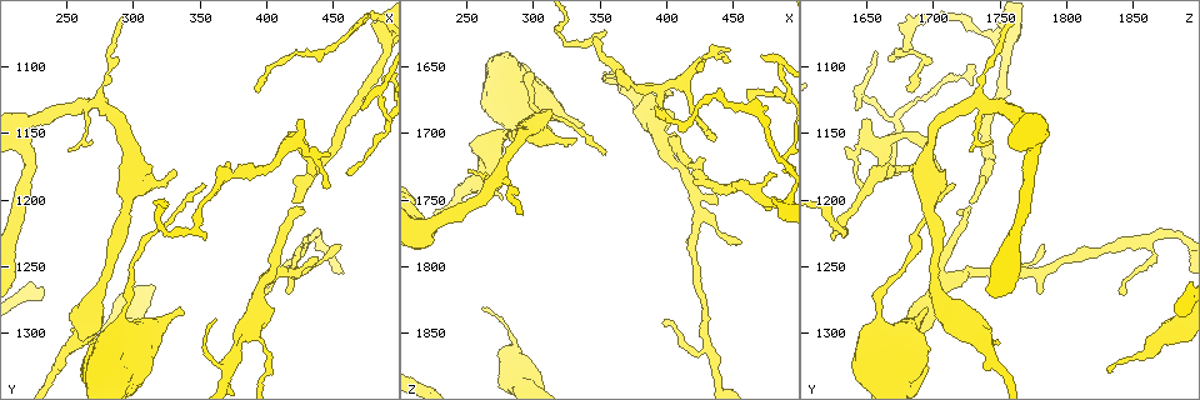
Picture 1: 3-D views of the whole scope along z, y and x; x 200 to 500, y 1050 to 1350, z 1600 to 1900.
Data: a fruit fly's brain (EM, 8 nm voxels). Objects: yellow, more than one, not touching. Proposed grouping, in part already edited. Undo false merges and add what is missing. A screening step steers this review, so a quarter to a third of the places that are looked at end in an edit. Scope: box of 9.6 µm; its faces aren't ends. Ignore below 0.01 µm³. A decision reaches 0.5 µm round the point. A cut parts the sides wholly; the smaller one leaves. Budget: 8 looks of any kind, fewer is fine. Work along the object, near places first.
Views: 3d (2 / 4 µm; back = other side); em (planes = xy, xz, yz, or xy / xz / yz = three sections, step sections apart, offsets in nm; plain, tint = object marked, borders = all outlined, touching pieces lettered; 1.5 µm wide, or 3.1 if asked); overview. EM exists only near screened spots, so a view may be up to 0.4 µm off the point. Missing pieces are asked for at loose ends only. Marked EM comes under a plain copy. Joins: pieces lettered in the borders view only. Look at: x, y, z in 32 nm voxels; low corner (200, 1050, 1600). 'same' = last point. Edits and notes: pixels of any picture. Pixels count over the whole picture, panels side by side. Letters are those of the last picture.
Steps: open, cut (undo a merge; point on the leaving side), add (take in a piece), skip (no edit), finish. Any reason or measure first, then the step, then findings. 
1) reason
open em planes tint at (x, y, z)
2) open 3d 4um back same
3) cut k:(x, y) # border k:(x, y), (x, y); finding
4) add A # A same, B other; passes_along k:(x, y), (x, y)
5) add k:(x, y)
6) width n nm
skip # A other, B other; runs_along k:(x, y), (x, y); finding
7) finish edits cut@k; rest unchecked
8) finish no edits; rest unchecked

free end
open em yz step 8 borders at (276, 1308, 1750)

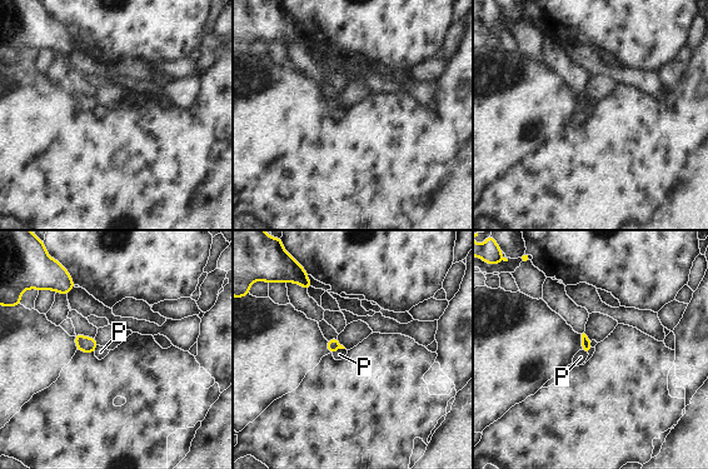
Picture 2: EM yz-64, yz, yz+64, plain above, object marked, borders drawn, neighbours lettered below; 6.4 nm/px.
another direction
open em planes borders same

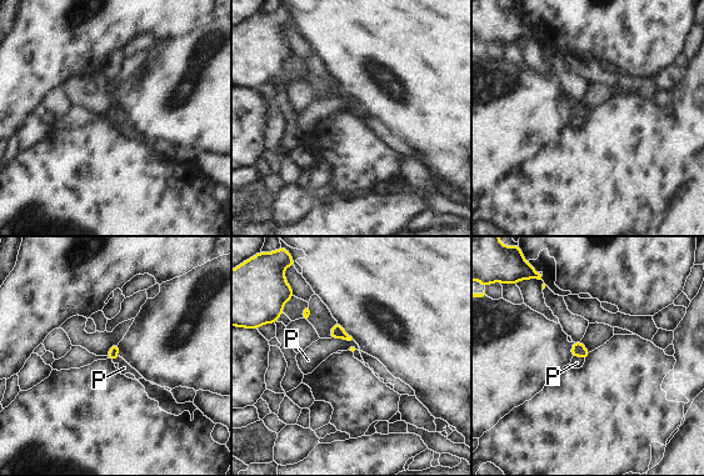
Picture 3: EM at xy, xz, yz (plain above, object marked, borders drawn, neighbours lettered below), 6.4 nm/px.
skip # P other; border 3:(330, 337), (352, 340); none of them fits

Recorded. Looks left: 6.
an open end
open 3d 2um back at (456, 1236, 1782)

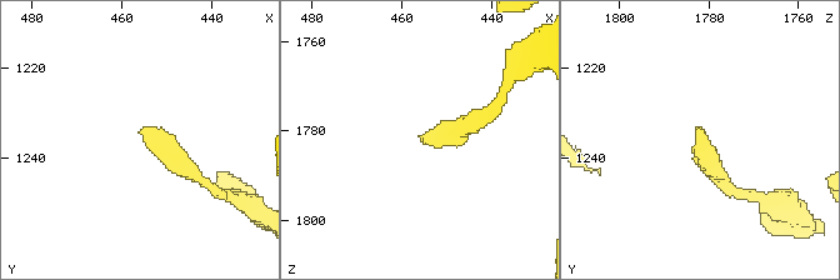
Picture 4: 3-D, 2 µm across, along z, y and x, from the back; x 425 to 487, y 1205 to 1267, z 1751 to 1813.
now the EM
open em xz step 4 tint at (456, 1233, 1782)

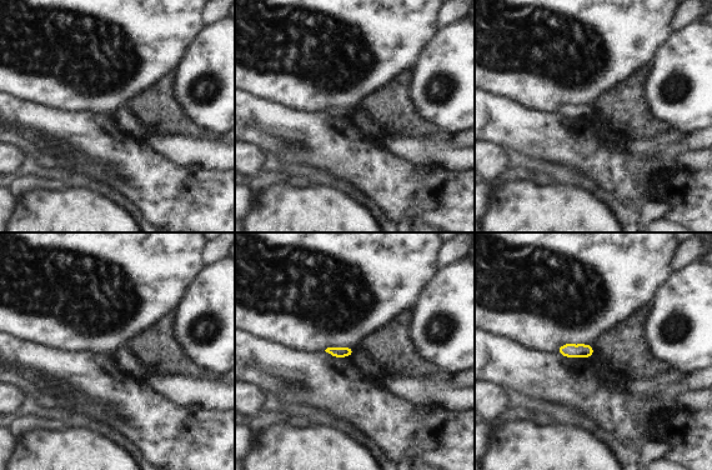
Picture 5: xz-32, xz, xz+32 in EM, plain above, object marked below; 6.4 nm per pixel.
open em planes borders same

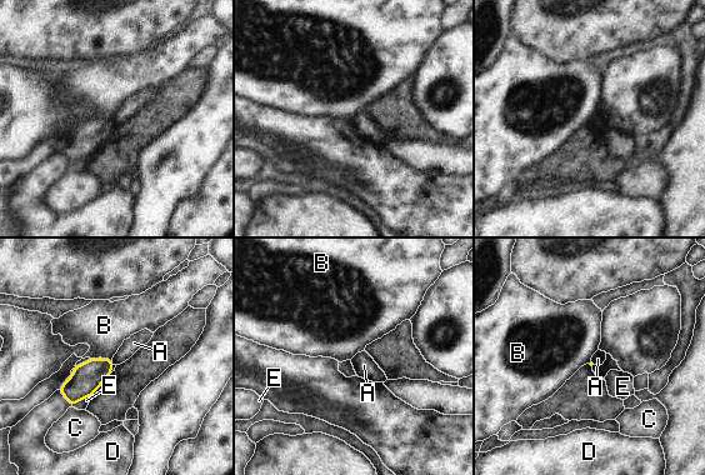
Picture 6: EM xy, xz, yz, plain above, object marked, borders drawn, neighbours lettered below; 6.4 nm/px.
longest_contact B 140 nm
skip # A other, B other, C other, D other, E other; none of them fits

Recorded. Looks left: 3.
tapers out
open 3d 2um at (424, 1142, 1652)

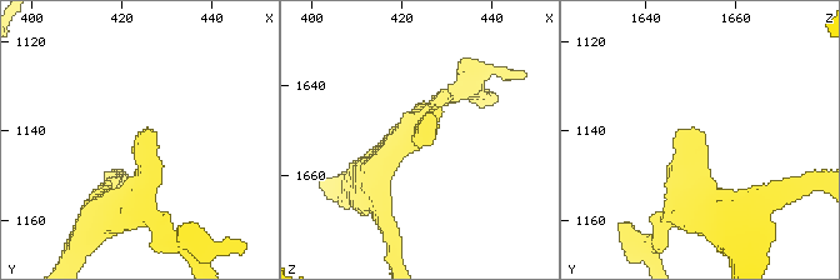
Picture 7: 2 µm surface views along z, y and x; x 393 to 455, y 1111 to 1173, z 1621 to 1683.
shape alone is not enough
open em yz step 4 tint at (425, 1140, 1653)

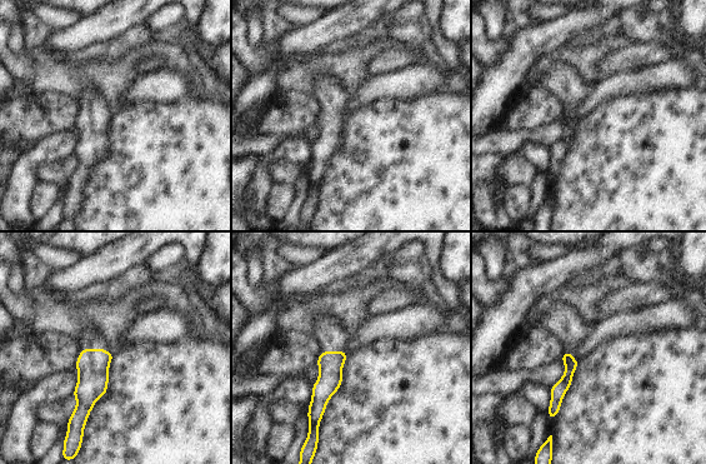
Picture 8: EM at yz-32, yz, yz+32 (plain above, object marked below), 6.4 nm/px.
cut it another way
open em planes borders same

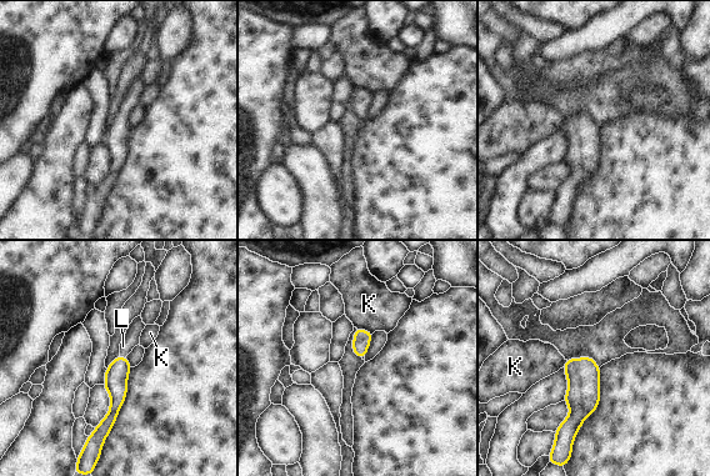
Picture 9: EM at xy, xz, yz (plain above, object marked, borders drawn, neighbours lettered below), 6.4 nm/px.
width 110 nm
add L # K other, L same; passes_along 9:(116, 375), (121, 356), (131, 339); it goes on there

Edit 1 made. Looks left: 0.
finish edits add@9; rest unchecked

